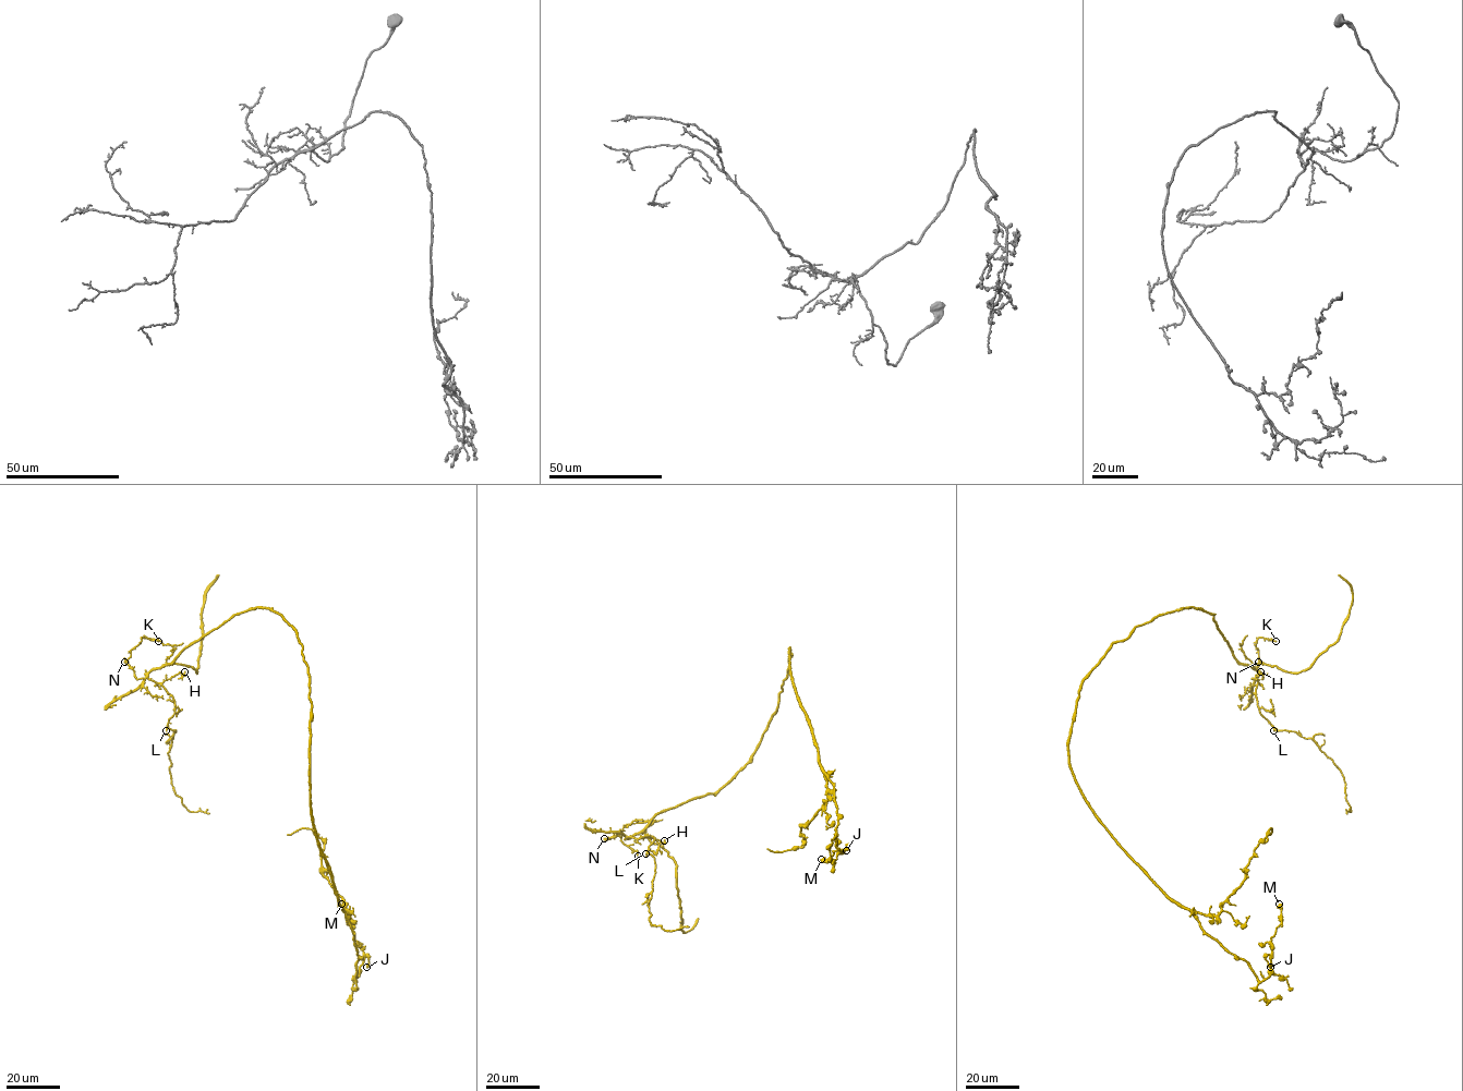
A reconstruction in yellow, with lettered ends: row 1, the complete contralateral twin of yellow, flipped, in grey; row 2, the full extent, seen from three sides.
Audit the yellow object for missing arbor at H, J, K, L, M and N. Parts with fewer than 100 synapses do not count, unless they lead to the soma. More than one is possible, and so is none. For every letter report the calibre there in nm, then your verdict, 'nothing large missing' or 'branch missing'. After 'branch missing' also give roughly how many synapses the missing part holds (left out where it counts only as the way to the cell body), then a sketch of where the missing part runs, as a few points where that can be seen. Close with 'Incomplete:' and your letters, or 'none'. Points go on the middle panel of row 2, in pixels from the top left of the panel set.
H: 110 nm | nothing large missing
J: 440 nm | nothing large missing
K: 180 nm | nothing large missing
L: 120 nm | nothing large missing
M: 460 nm | nothing large missing
N: 140 nm | nothing large missing
Incomplete: none

